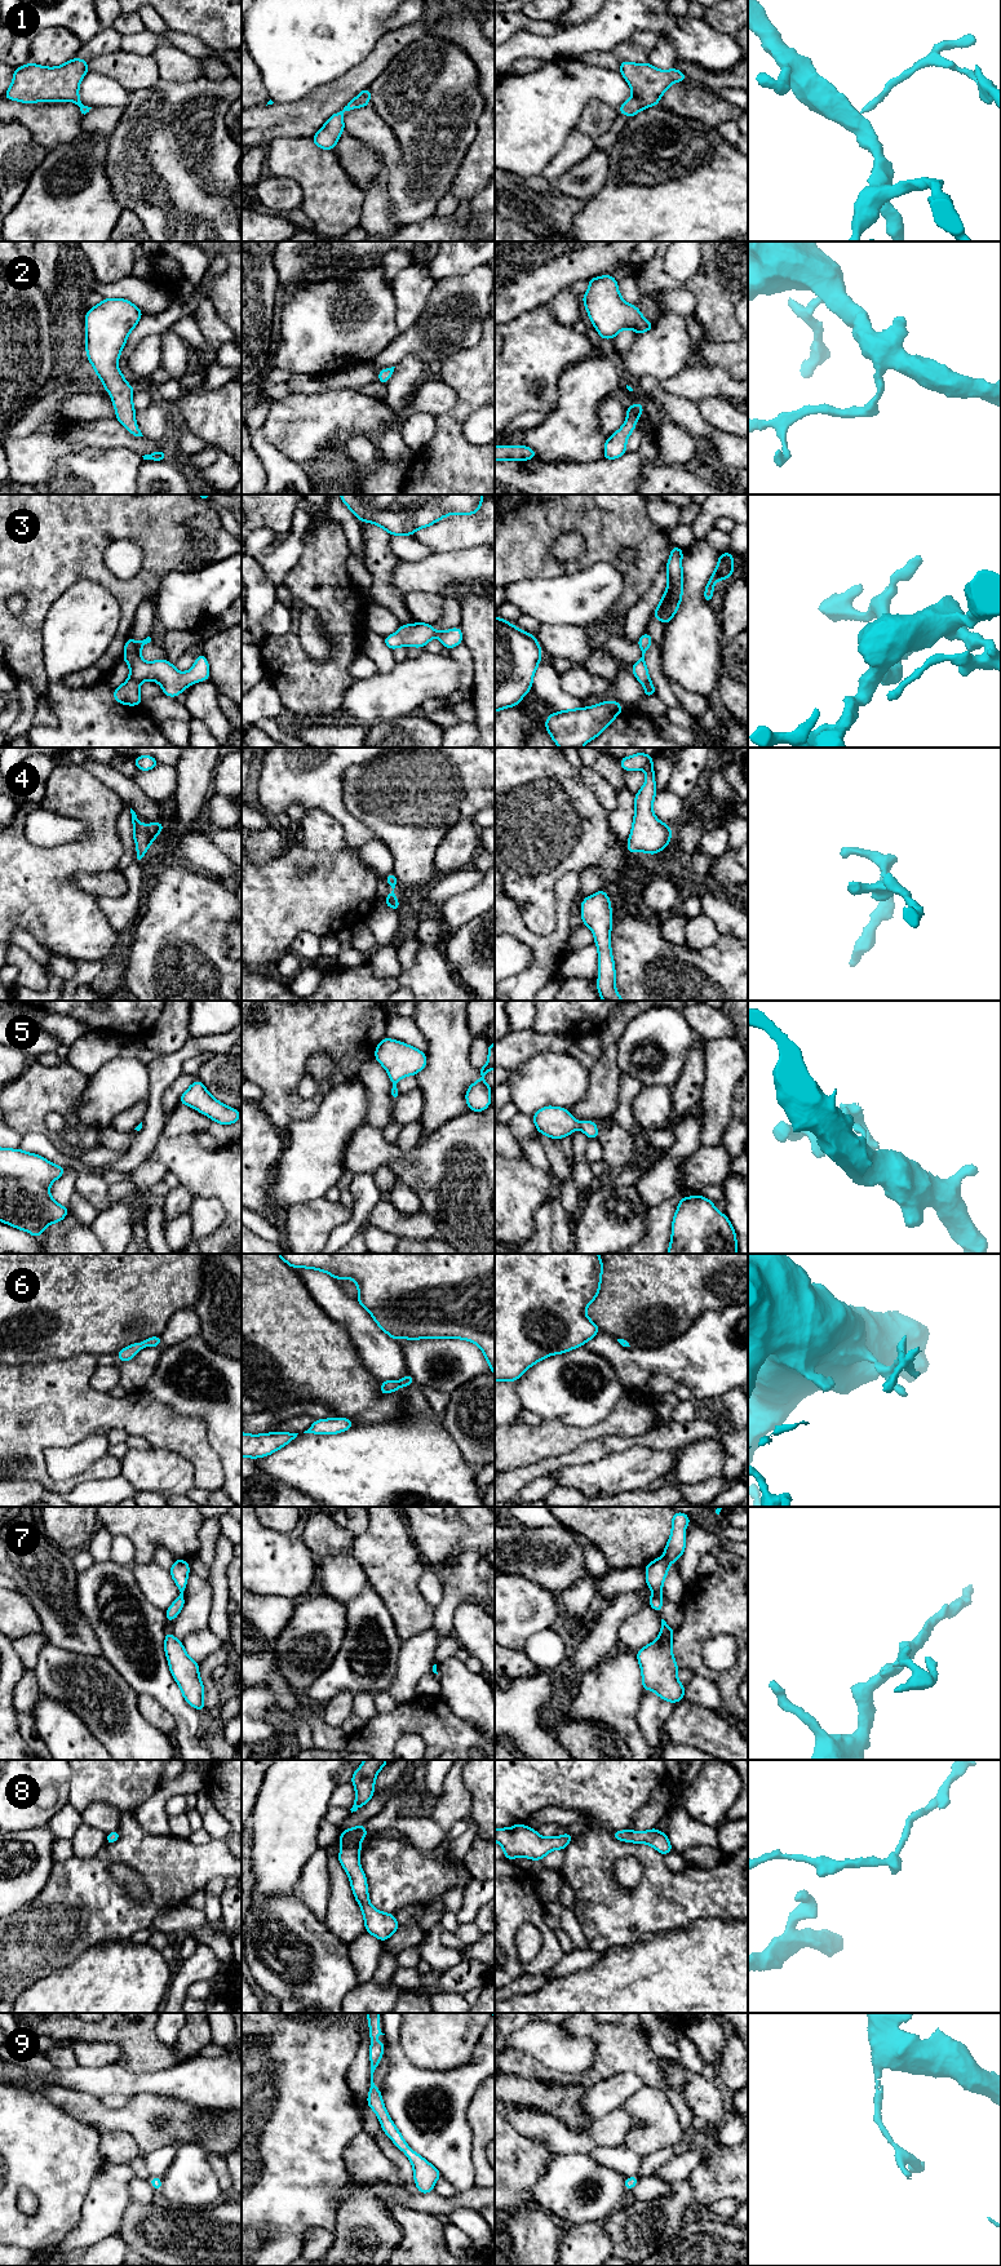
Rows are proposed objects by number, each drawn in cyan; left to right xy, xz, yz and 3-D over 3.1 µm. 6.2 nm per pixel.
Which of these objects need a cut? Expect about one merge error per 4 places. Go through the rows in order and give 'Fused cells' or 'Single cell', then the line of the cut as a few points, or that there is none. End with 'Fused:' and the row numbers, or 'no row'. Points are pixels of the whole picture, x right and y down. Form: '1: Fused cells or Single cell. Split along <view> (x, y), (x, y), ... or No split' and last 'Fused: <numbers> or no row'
1: Single cell. No split
2: Single cell. No split
3: Single cell. No split
4: Single cell. No split
5: Single cell. No split
6: Single cell. No split
7: Fused cells. Split along yz (654, 1593), (660, 1596)
8: Single cell. No split
9: Single cell. No split
Fused: 7

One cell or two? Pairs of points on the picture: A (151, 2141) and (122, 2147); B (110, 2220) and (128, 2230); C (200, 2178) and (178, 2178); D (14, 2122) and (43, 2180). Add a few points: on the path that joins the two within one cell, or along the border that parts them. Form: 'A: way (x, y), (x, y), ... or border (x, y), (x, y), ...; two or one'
A: border (110, 2131), (127, 2132), (134, 2140), (141, 2154); two
B: border (131, 2202), (115, 2233); two
C: way (195, 2178), (184, 2178); one
D: way (22, 2136), (43, 2156), (43, 2165); one

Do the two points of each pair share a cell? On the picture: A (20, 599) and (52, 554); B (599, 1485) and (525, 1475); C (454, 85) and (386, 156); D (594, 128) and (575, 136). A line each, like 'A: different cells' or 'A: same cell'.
A: different cells
B: different cells
C: different cells
D: different cells

